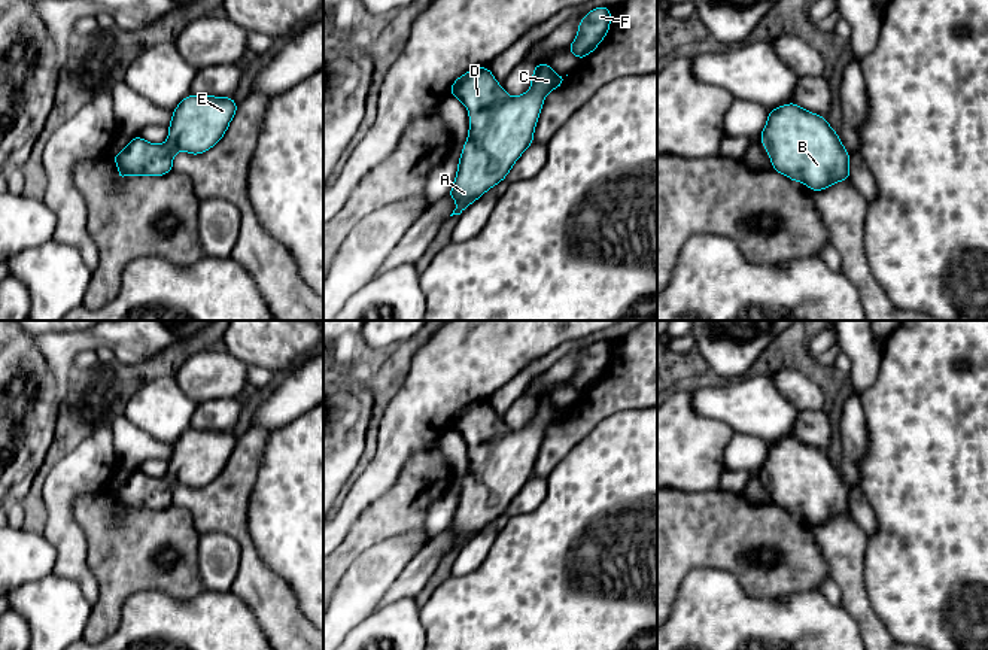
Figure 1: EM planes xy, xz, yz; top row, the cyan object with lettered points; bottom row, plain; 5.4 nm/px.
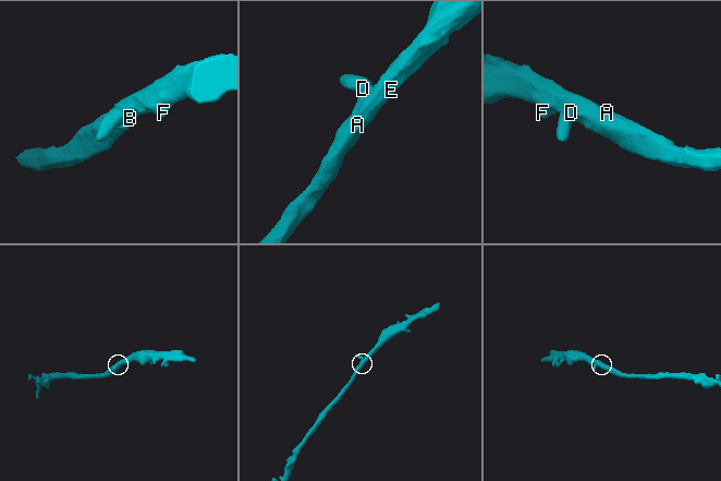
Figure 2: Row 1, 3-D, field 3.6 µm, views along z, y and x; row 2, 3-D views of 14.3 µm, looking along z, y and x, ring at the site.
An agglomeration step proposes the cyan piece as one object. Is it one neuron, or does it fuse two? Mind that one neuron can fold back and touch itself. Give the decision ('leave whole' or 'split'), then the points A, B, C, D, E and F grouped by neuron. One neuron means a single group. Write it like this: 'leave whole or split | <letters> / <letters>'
leave whole | A B C D E F

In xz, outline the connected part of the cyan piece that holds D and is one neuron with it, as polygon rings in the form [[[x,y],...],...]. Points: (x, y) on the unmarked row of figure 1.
[[[541,397],[533,401],[529,425],[519,431],[510,431],[489,401],[472,403],[452,417],[450,429],[459,432],[469,446],[469,465],[455,517],[447,528],[457,537],[450,550],[460,549],[507,511],[533,477],[545,429],[565,413],[548,397]]]

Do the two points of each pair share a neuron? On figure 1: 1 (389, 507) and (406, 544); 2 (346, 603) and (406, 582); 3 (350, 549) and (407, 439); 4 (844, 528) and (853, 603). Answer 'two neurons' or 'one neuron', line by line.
1: two neurons
2: two neurons
3: two neurons
4: one neuron

